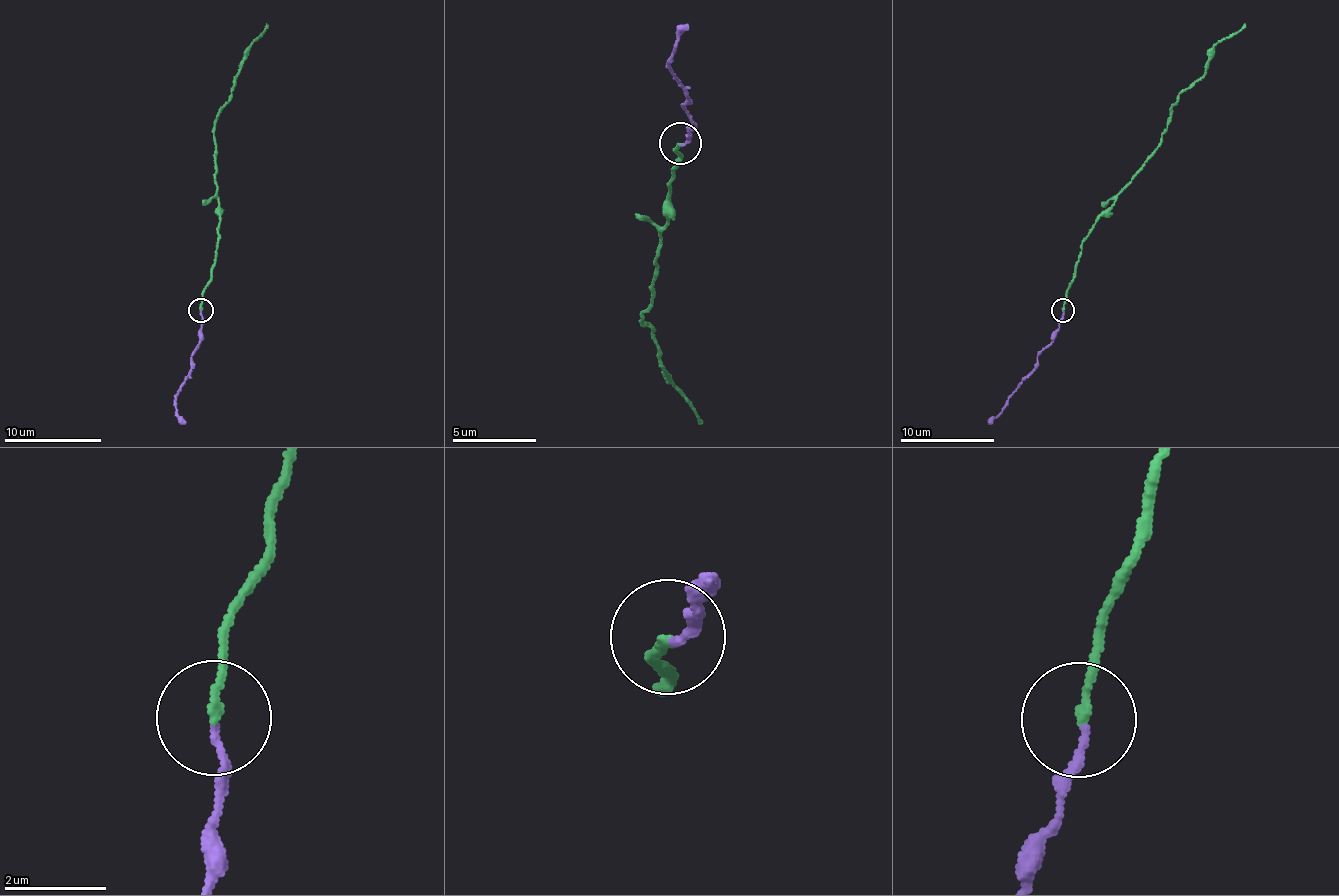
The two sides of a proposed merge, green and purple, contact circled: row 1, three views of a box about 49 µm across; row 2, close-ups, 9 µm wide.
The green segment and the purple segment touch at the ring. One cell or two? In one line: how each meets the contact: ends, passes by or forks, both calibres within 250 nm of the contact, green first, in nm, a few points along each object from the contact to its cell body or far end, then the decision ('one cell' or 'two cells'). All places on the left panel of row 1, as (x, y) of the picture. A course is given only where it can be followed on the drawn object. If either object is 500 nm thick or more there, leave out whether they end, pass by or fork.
green ends | purple ends | 160/130 nm | green via (201, 310), (203, 291), (212, 274), (218, 236), (215, 118), (231, 94), (251, 47), (268, 24) | purple via (201, 310), (200, 342), (194, 351), (192, 370), (175, 403), (180, 424) | two cells

